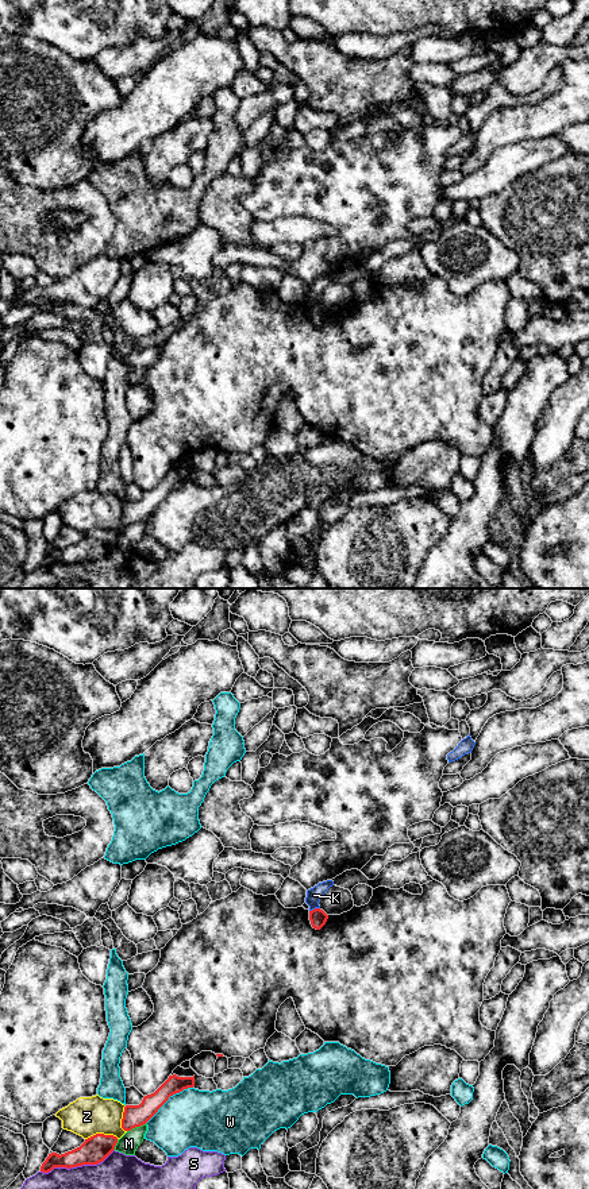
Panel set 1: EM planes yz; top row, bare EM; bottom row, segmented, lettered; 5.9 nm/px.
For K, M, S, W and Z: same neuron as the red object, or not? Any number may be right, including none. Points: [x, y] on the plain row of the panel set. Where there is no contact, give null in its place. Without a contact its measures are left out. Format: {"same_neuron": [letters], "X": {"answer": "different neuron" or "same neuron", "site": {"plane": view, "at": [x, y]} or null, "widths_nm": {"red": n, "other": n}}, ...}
{"same_neuron": [], "K": {"answer": "different neuron", "site": {"plane": "yz", "at": [315, 304]}, "widths_nm": {"red": 100, "other": 90}}, "M": {"answer": "different neuron", "site": {"plane": "yz", "at": [135, 521]}, "widths_nm": {"red": 130, "other": 120}}, "S": {"answer": "different neuron", "site": {"plane": "yz", "at": [77, 560]}, "widths_nm": {"red": 160, "other": 380}}, "W": {"answer": "different neuron", "site": {"plane": "yz", "at": [168, 494]}, "widths_nm": {"red": 130, "other": 340}}, "Z": {"answer": "different neuron", "site": {"plane": "yz", "at": [101, 529]}, "widths_nm": {"red": 160, "other": 240}}}

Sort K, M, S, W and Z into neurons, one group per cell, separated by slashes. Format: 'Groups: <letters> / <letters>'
Groups: K W / M / S / Z

